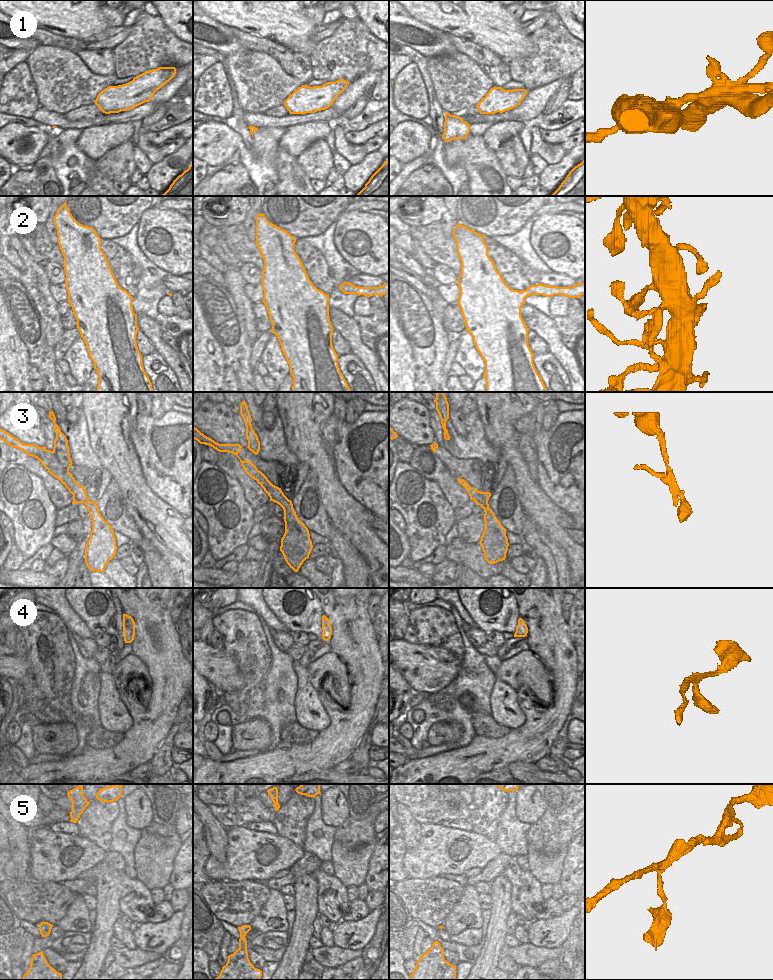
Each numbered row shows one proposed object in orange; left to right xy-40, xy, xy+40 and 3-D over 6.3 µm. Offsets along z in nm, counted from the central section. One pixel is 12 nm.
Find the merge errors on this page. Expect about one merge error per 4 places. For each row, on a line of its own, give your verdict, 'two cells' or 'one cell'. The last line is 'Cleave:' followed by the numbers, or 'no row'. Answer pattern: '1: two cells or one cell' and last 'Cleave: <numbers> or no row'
1: two cells
2: two cells
3: one cell
4: one cell
5: one cell
Cleave: 1, 2

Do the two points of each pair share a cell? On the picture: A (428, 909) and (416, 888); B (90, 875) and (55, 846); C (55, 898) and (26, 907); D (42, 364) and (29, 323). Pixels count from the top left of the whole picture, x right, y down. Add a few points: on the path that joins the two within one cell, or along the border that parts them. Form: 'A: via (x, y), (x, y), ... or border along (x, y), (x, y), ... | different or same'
A: via (428, 904), (418, 893) | same
B: border along (102, 860), (82, 871), (77, 877) | different
C: via (48, 901), (33, 902) | same
D: via (40, 354), (30, 342), (30, 333) | same

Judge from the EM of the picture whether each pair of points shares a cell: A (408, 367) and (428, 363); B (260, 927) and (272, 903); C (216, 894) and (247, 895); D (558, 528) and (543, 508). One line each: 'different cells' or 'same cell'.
A: different cells
B: same cell
C: same cell
D: same cell

